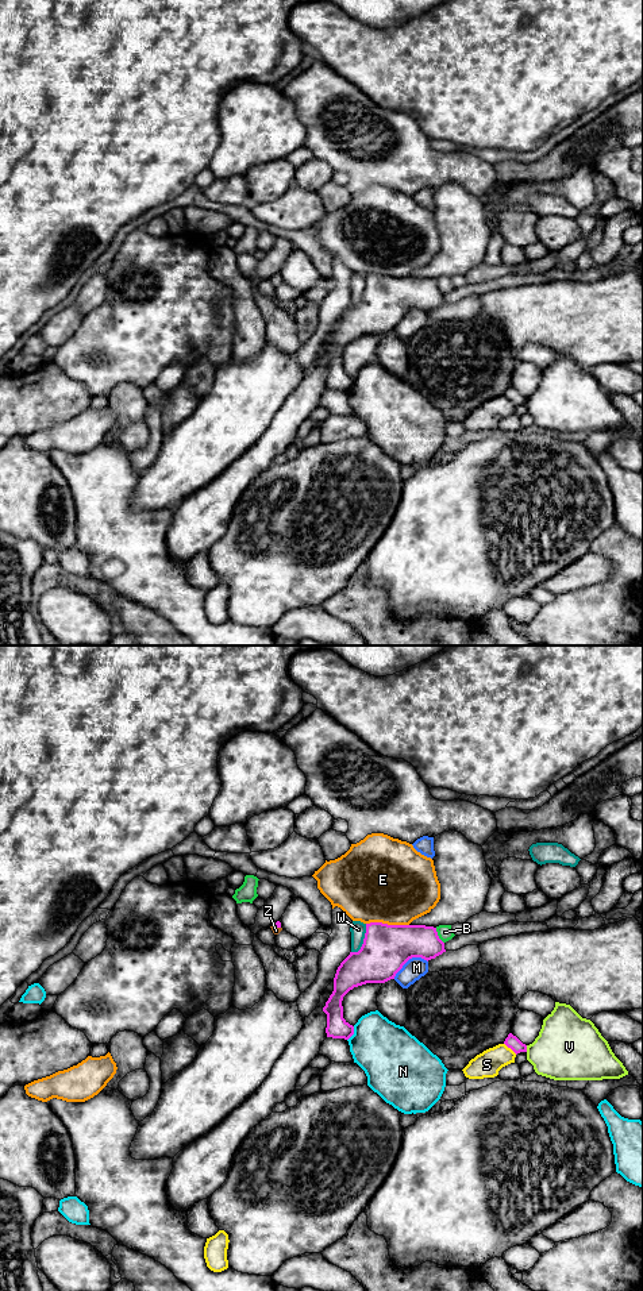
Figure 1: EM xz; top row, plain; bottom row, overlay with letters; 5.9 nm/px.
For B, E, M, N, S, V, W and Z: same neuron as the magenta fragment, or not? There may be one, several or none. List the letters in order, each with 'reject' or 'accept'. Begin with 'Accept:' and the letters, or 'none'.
Accept: Z
B: reject
E: reject
M: reject
N: reject
S: reject
V: reject
W: reject
Z: accept

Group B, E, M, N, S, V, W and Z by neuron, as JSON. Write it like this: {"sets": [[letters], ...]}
{"sets": [["B"], ["E"], ["M"], ["N"], ["S"], ["V"], ["W"], ["Z"]]}

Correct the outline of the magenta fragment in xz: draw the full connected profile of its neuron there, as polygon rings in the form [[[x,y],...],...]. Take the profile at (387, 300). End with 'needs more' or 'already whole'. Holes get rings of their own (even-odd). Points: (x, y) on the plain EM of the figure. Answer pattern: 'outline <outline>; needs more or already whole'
outline [[[366,275],[363,296],[340,315],[334,343],[323,363],[327,366],[327,389],[349,392],[354,378],[343,370],[343,348],[366,335],[385,335],[412,309],[435,311],[446,304],[436,280],[426,277]]]; already whole

